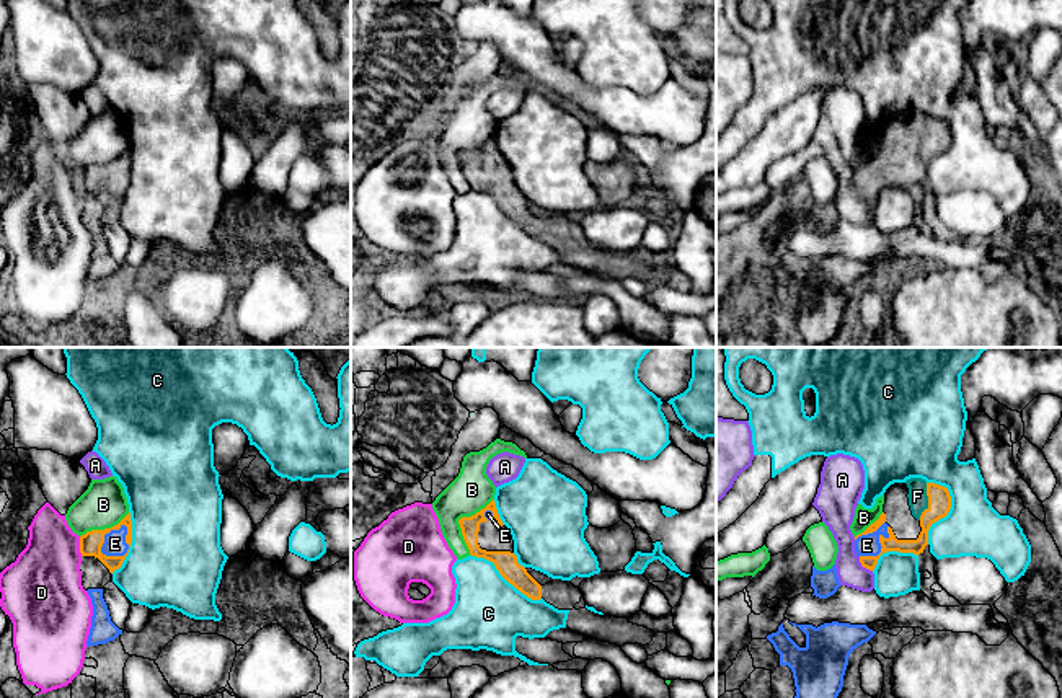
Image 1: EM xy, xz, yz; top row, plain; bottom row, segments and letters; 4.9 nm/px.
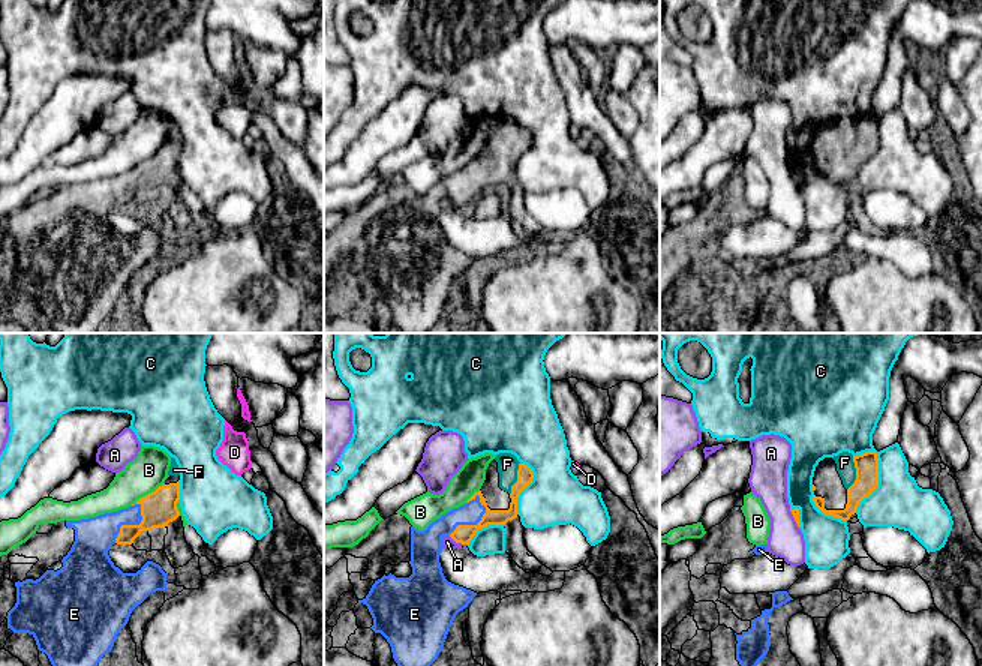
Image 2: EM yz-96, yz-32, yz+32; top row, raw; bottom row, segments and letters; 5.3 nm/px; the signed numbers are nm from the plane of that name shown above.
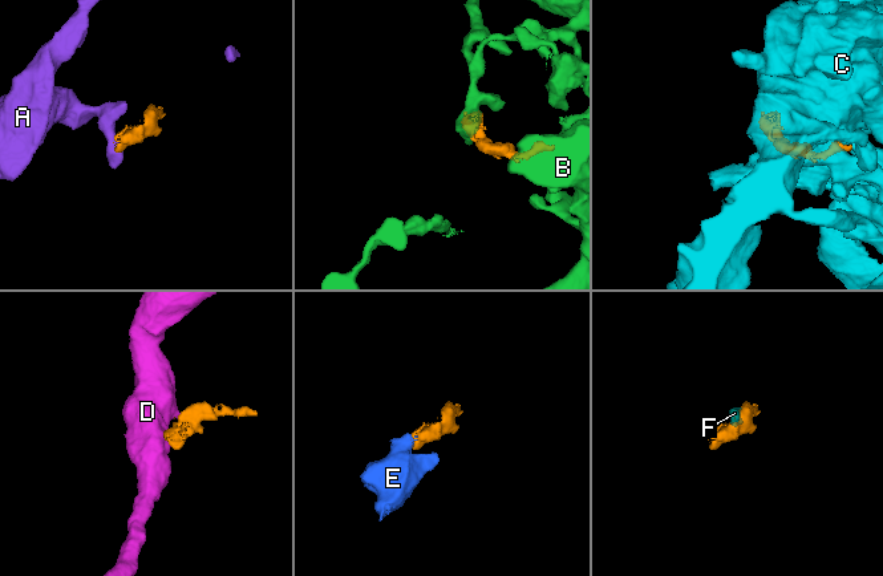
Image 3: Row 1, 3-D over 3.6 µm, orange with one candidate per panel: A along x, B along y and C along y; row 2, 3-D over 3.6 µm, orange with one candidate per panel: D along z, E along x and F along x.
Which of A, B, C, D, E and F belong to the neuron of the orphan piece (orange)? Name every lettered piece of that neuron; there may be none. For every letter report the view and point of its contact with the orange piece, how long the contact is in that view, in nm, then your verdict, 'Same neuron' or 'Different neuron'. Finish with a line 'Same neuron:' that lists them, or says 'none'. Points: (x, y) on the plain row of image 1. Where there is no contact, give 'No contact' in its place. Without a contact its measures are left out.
A: Touches orange at yz (863, 201). Shared border 100 nm. Different neuron
B: Touches orange at xz (459, 155). Shared border 300 nm. Different neuron
C: Touches orange at yz (948, 145). Shared border 320 nm. Different neuron
D: Touches orange at xy (80, 181). Shared border 100 nm. Different neuron
E: Touches orange at xy (105, 168). Shared border 190 nm. Same neuron
F: Touches orange at yz (929, 136). Shared border 190 nm. Same neuron
Same neuron: E, F

